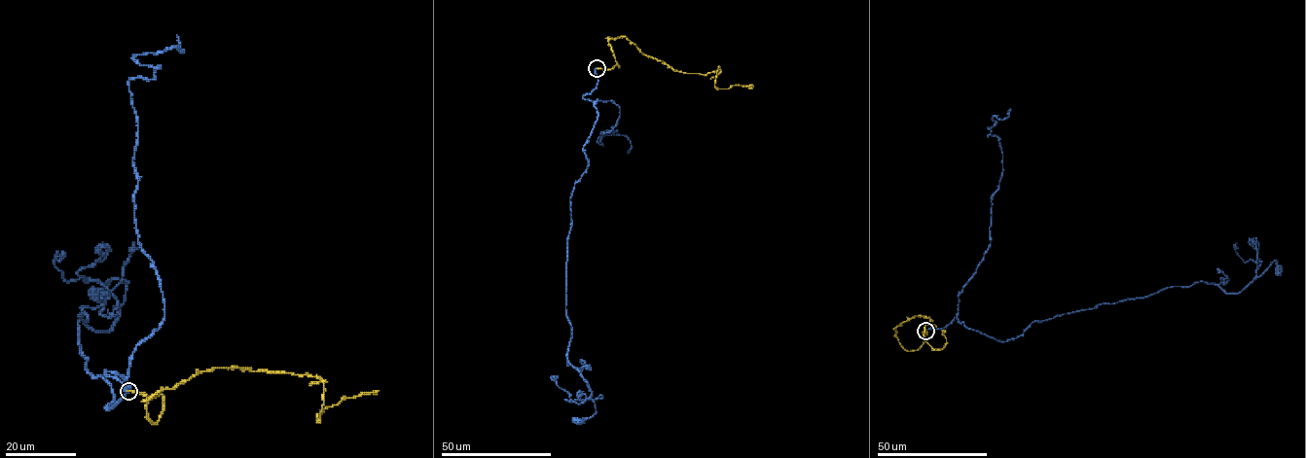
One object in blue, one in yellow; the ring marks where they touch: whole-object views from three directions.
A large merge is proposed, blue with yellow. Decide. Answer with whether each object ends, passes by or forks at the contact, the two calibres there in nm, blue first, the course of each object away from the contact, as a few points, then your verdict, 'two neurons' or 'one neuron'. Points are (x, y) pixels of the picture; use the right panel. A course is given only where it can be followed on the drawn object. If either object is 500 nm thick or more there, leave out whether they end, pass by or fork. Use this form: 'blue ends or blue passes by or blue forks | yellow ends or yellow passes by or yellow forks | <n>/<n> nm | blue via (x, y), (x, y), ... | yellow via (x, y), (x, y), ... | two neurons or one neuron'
blue ends | yellow ends | 240/280 nm | blue via (925, 331), (956, 318), (1007, 341), (1033, 322), (1100, 304), (1195, 282), (1238, 294), (1274, 261), (1279, 270) | yellow via (925, 331), (924, 343), (908, 351), (893, 330), (925, 316), (932, 321), (925, 338), (941, 349), (944, 331) | one neuron

